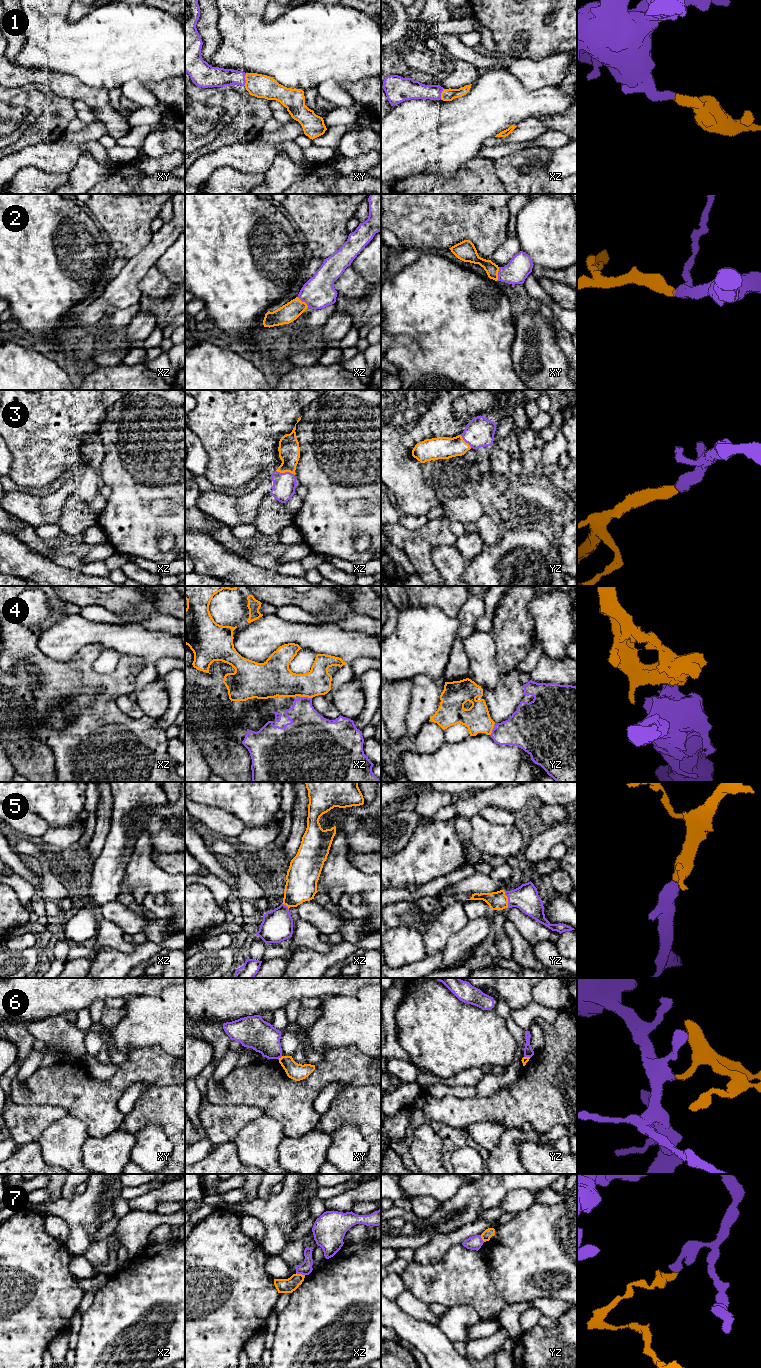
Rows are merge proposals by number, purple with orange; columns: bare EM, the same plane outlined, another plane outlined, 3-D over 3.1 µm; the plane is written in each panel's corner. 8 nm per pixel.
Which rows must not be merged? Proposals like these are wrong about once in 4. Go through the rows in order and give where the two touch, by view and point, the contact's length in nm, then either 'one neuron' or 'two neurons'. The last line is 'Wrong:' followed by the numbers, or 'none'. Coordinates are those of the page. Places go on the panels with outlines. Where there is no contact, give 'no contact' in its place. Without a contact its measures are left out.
1: meets purple in xy at (244, 79); contact 110 nm long; one neuron
2: meets purple in xy at (498, 274); contact 110 nm long; one neuron
3: meets purple in xz at (285, 472); contact 160 nm long; one neuron
4: meets purple in xz at (306, 697); contact 100 nm long; one neuron
5: meets purple in yz at (508, 899); contact 140 nm long; one neuron
6: meets purple in xy at (280, 1057); contact 50 nm long; two neurons
7: meets purple in xz at (300, 1273); contact 80 nm long; two neurons
Wrong: 6, 7

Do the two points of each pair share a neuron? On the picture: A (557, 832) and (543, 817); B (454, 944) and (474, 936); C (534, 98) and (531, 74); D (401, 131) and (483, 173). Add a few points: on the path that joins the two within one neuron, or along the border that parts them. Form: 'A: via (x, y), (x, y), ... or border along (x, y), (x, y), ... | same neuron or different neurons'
A: border along (566, 819), (540, 829) | different neurons
B: via (459, 944), (469, 937) | same neuron
C: border along (515, 76), (527, 90), (556, 85) | different neurons
D: border along (476, 155), (470, 158), (452, 177), (447, 178) | different neurons

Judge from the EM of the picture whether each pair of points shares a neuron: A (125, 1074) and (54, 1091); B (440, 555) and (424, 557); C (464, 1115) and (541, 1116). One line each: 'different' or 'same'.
A: same
B: different
C: same

